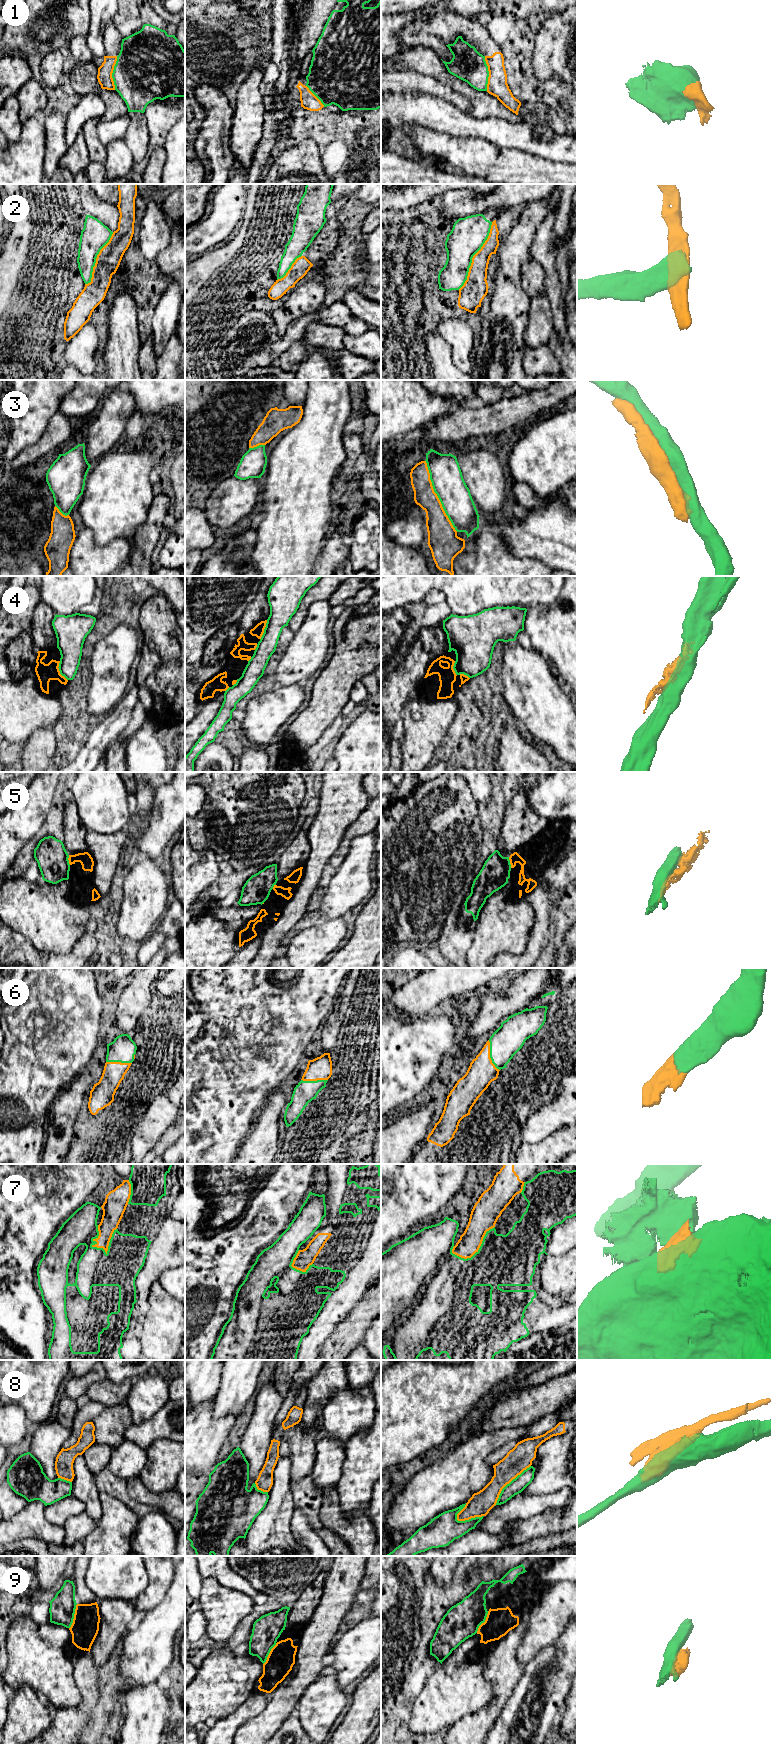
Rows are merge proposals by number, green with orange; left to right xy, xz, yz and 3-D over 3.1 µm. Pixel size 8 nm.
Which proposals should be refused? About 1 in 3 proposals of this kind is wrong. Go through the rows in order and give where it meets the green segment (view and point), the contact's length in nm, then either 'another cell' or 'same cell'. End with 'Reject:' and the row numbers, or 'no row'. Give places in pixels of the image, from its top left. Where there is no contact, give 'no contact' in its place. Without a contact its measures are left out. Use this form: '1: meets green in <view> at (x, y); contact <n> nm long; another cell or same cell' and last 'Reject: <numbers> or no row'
1: meets green in yz at (488, 73); contact 280 nm long; another cell
2: meets green in yz at (473, 255); contact 600 nm long; another cell
3: meets green in yz at (437, 495); contact 650 nm long; another cell
4: meets green in xy at (59, 670); contact 170 nm long; another cell
5: meets green in yz at (509, 862); contact 90 nm long; another cell
6: meets green in yz at (490, 1055); contact 260 nm long; same cell
7: meets green in xy at (108, 1247); contact 260 nm long; another cell
8: meets green in yz at (509, 1483); contact 440 nm long; another cell
9: meets green in xy at (73, 1616); contact 220 nm long; another cell
Reject: 1, 2, 3, 4, 5, 7, 8, 9

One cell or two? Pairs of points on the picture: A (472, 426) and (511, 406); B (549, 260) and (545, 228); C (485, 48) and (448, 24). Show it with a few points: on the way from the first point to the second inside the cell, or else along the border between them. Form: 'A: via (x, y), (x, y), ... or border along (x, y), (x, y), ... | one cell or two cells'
A: via (482, 423), (498, 419), (501, 416) | one cell
B: via (545, 252), (545, 236) | one cell
C: via (476, 39), (463, 26), (457, 25) | one cell

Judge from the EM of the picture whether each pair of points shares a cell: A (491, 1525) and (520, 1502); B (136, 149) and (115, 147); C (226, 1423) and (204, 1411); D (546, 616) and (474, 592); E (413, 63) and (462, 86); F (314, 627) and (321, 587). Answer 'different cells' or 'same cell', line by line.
A: same cell
B: different cells
C: same cell
D: different cells
E: same cell
F: different cells

